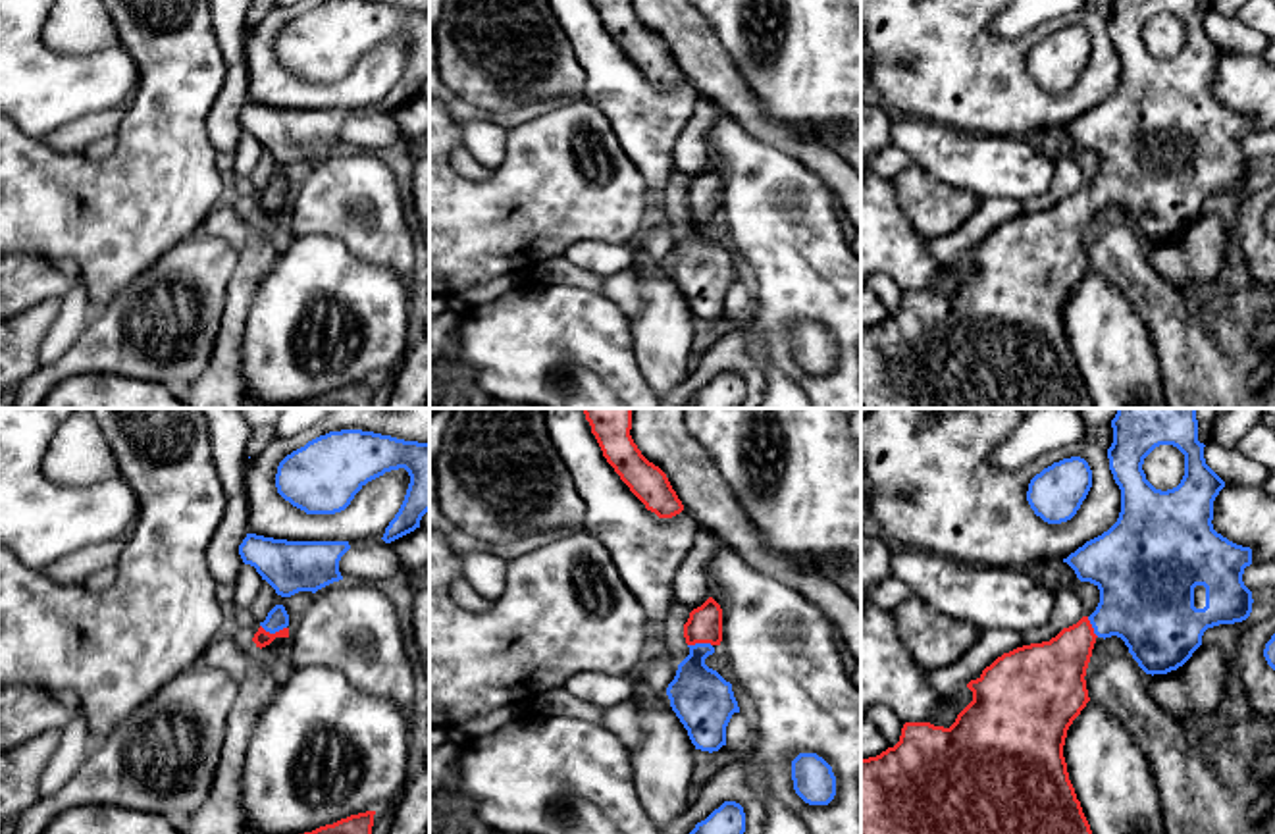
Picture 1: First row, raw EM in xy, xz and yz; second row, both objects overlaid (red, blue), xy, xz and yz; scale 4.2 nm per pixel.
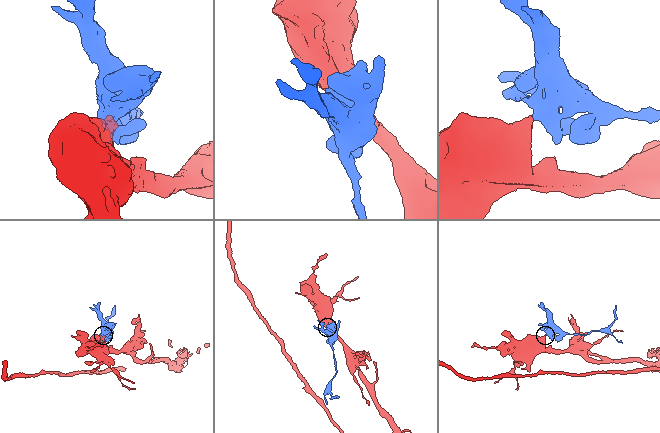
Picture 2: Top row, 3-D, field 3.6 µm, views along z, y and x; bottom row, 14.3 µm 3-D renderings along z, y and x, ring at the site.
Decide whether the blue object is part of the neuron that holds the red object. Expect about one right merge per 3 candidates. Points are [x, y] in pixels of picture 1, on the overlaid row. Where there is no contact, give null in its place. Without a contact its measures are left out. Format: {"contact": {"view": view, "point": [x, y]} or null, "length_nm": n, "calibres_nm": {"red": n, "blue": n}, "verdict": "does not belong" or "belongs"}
{"contact": {"view": "xy", "point": [276, 632]}, "length_nm": 110, "calibres_nm": {"red": 70, "blue": 90}, "verdict": "belongs"}

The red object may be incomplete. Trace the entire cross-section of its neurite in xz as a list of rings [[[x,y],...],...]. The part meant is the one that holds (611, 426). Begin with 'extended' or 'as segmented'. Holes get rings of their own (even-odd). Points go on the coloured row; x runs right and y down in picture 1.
as segmented | [[[582,408],[603,456],[630,487],[630,491],[659,518],[672,518],[684,510],[666,474],[649,462],[634,443],[632,408]]]

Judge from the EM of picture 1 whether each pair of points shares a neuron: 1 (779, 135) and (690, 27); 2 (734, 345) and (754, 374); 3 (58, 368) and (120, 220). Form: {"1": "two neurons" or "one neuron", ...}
{"1": "one neuron", "2": "one neuron", "3": "one neuron"}

